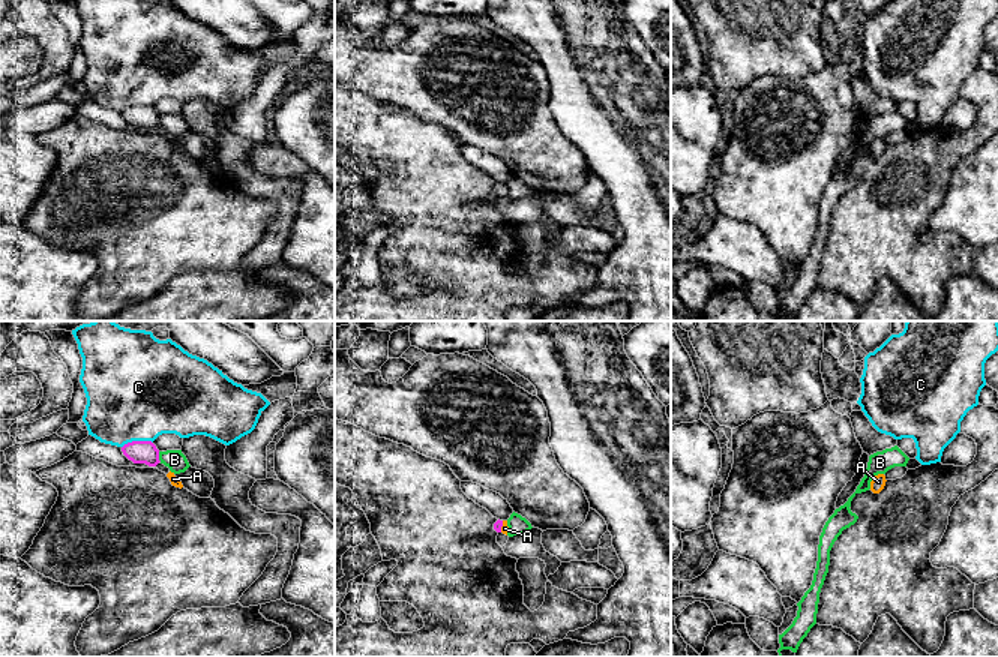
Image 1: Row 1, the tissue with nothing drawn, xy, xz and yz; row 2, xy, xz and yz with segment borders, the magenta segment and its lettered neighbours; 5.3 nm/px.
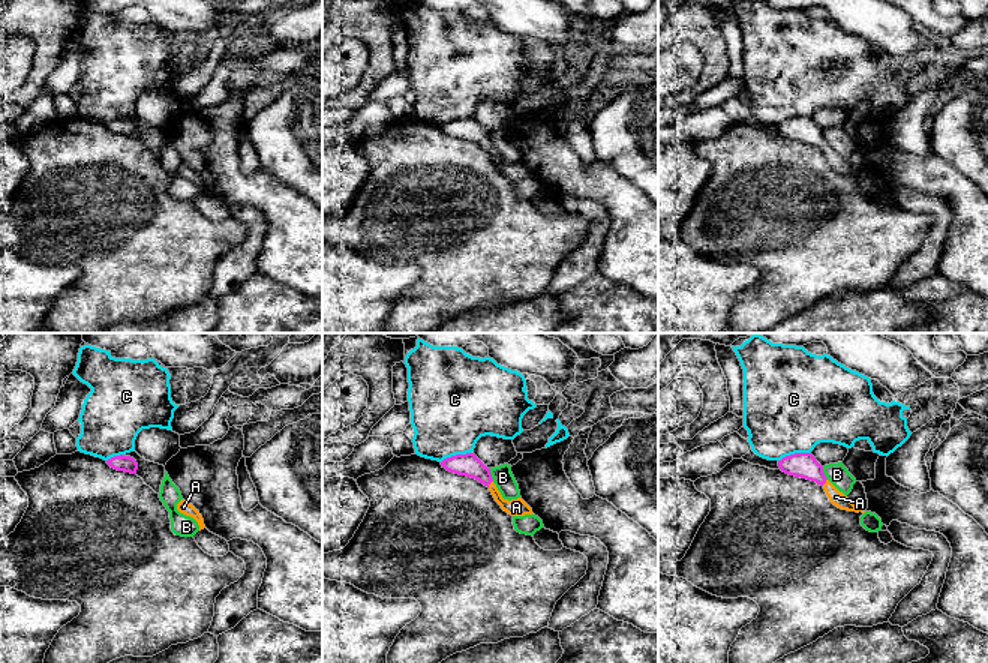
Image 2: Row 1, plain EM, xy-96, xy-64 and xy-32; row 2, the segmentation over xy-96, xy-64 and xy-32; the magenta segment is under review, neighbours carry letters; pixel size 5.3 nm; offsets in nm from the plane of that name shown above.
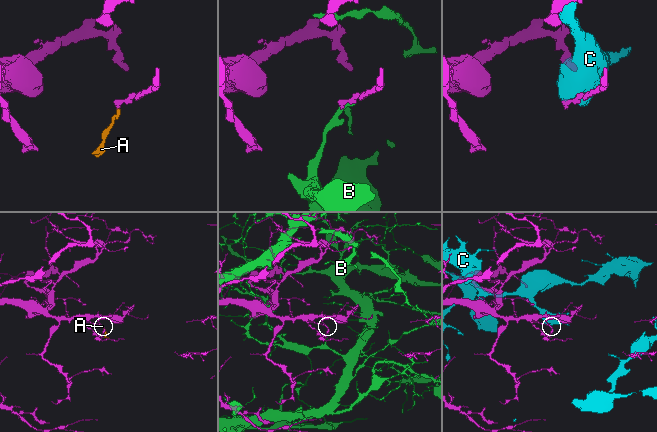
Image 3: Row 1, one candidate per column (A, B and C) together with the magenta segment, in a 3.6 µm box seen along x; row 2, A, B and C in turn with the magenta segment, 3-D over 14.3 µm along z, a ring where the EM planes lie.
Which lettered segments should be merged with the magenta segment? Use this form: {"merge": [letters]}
{"merge": ["A"]}

